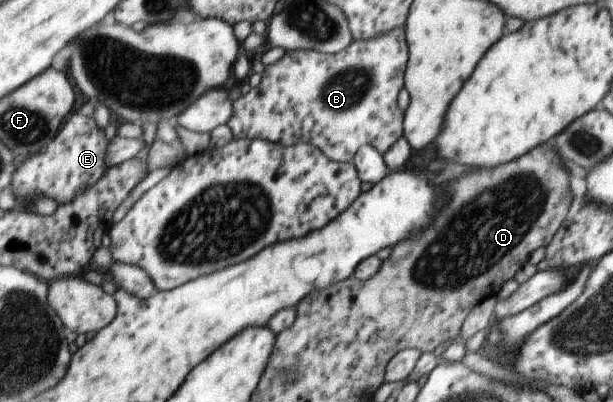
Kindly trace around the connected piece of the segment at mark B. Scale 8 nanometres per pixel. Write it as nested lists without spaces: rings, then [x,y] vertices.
[[[396,27],[393,31],[385,32],[371,39],[355,39],[348,48],[339,53],[323,53],[313,50],[287,51],[282,54],[282,58],[277,63],[266,64],[265,68],[261,70],[263,79],[259,86],[249,90],[245,96],[241,96],[236,102],[232,102],[232,118],[227,124],[233,130],[234,139],[264,139],[286,146],[307,142],[321,149],[331,161],[338,161],[339,163],[352,163],[361,148],[367,145],[383,155],[397,140],[403,137],[403,111],[398,106],[398,95],[405,87],[408,64],[409,53],[407,51],[405,27]]]

